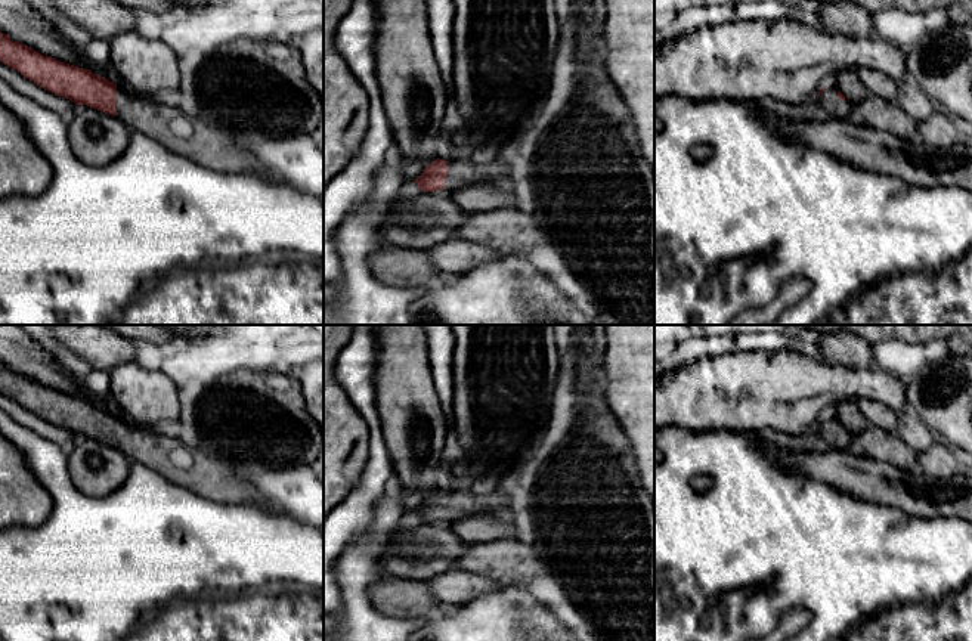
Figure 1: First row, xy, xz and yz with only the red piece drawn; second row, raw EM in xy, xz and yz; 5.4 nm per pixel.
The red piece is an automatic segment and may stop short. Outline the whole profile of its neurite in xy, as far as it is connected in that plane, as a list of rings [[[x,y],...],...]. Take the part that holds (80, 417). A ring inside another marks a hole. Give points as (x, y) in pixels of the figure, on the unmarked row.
[[[0,363],[0,393],[13,399],[25,409],[75,436],[87,436],[121,450],[130,461],[137,461],[158,471],[168,481],[192,493],[225,505],[259,505],[269,510],[264,498],[222,459],[201,450],[195,443],[157,434],[152,428],[142,428],[121,417],[93,405],[90,400],[44,387],[34,380],[13,372]]]

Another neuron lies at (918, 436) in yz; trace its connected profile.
[[[897,414],[897,434],[916,453],[920,453],[932,446],[937,437],[931,428],[914,414]]]

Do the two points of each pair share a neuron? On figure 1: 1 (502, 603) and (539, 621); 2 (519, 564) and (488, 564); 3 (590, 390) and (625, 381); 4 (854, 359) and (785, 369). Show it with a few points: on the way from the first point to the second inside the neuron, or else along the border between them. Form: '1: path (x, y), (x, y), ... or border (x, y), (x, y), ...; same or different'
1: path (511, 612), (520, 621), (531, 621); same
2: path (511, 564), (495, 564); same
3: border (604, 402), (612, 412); different
4: border (820, 356), (829, 364), (863, 368); different

